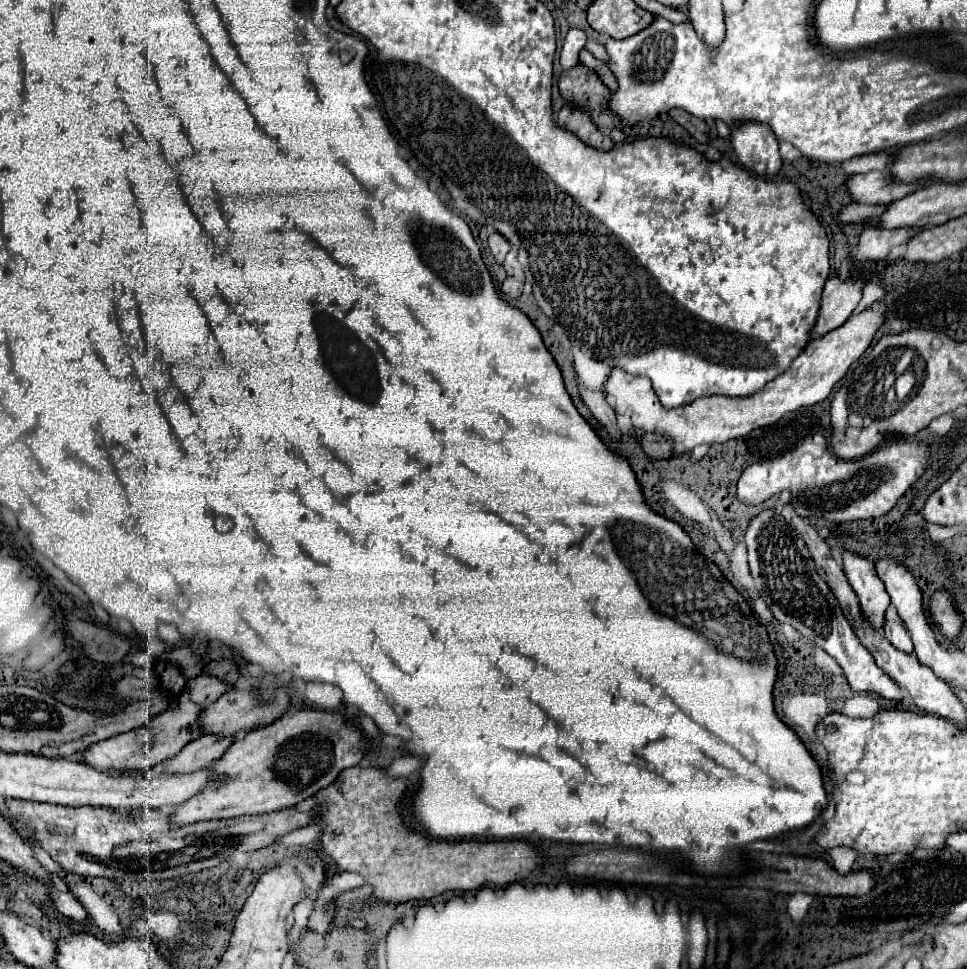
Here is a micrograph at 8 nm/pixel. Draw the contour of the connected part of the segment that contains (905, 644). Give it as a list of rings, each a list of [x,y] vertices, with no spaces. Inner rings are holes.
[[[886,619],[886,621],[884,621],[884,627],[882,627],[882,635],[884,635],[892,645],[896,645],[898,649],[904,649],[906,653],[910,653],[910,651],[914,649],[906,625],[900,623],[900,621],[890,621],[890,619]]]

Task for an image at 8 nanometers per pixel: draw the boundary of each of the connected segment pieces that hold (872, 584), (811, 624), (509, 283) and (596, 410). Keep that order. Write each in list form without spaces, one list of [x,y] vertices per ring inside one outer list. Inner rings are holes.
[[[842,549],[840,553],[842,553],[844,573],[846,573],[854,593],[860,599],[864,615],[868,617],[868,621],[874,629],[880,629],[882,621],[884,621],[884,611],[890,605],[890,597],[884,589],[884,583],[880,581],[880,577],[874,571],[874,563],[868,557],[848,551],[848,549]]]
[[[764,509],[762,513],[750,519],[746,527],[746,547],[750,573],[756,581],[760,597],[768,603],[768,607],[780,623],[790,623],[806,639],[818,643],[830,657],[834,657],[836,663],[842,667],[852,691],[878,693],[880,697],[892,701],[900,701],[904,697],[898,685],[874,663],[870,651],[858,641],[838,601],[832,597],[828,585],[816,573],[806,543],[796,537],[796,533],[788,527],[784,517],[776,513],[776,509]],[[784,563],[796,565],[796,575],[786,575],[786,569],[794,567],[784,567]]]
[[[506,277],[502,283],[502,293],[506,293],[508,297],[518,297],[522,293],[522,281],[518,281],[516,277]]]
[[[576,377],[576,383],[578,383],[578,391],[580,391],[580,397],[582,401],[586,403],[586,407],[592,411],[592,415],[608,429],[610,435],[614,437],[620,437],[620,431],[618,431],[618,425],[616,425],[616,413],[614,409],[608,405],[604,393],[600,389],[586,389],[580,381],[580,377]]]

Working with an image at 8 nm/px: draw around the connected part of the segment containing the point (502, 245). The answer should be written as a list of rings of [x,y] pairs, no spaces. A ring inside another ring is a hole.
[[[490,231],[488,245],[490,245],[490,251],[492,251],[492,255],[496,257],[496,261],[502,263],[504,257],[506,257],[506,253],[510,251],[510,241],[508,241],[506,237],[502,237],[498,231]]]

